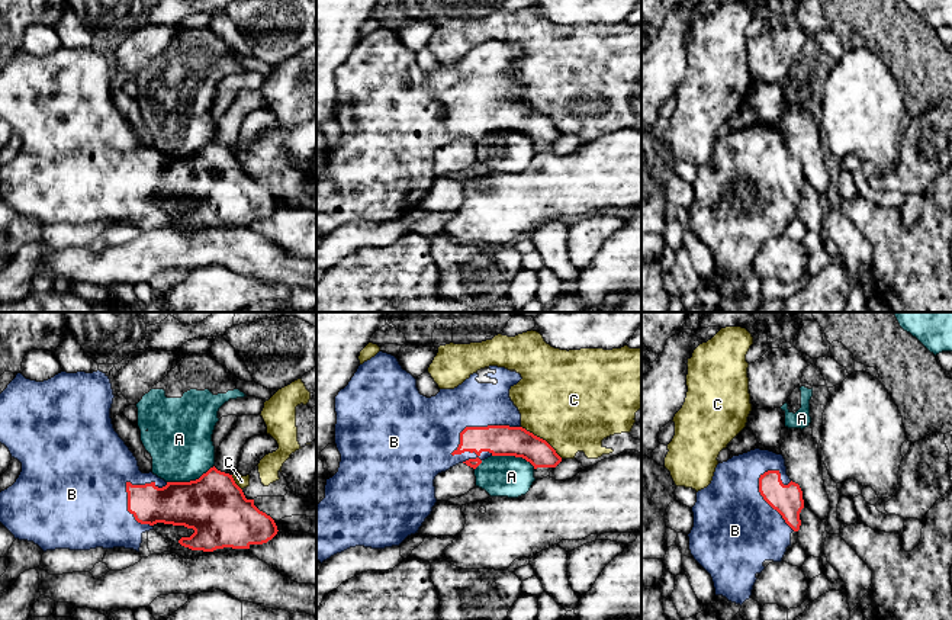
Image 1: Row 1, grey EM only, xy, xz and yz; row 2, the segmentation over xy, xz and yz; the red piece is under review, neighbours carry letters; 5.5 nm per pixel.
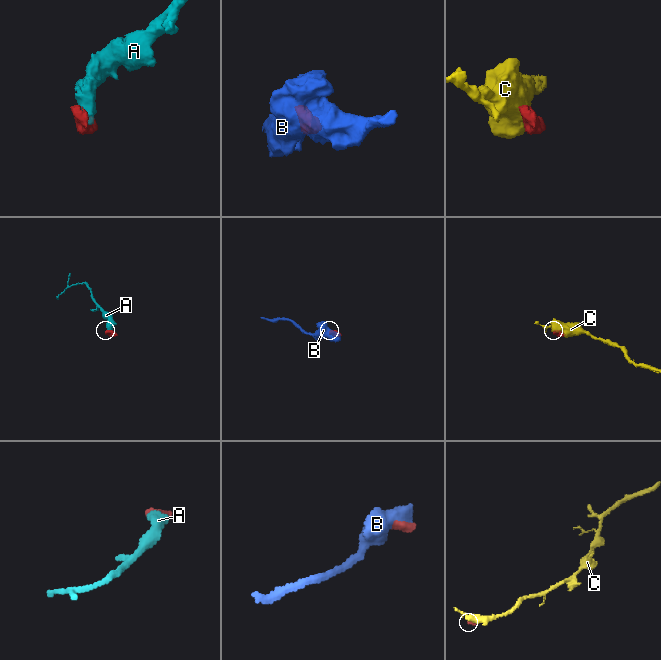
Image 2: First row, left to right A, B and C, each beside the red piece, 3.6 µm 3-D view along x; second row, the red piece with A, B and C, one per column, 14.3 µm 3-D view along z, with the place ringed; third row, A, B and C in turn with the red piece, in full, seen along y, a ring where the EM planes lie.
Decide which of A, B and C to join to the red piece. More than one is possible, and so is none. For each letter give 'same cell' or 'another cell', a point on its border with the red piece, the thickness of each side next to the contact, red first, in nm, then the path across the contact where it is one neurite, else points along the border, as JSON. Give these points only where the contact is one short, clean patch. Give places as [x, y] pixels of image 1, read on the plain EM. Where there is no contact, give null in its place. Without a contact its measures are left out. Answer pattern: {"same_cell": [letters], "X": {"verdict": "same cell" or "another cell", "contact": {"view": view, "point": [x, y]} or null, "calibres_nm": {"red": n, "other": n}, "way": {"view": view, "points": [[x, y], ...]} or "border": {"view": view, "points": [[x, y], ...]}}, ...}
{"same_cell": ["B"], "A": {"verdict": "another cell", "contact": {"view": "xy", "point": [190, 156]}, "calibres_nm": {"red": 360, "other": 360}, "border": {"view": "xy", "points": [[214, 141], [195, 154], [167, 157]]}}, "B": {"verdict": "same cell", "contact": {"view": "xz", "point": [479, 102]}, "calibres_nm": {"red": 180, "other": 300}}, "C": {"verdict": "another cell", "contact": {"view": "xz", "point": [542, 113]}, "calibres_nm": {"red": 180, "other": 500}, "border": {"view": "xz", "points": [[521, 100], [542, 112], [562, 132]]}}}

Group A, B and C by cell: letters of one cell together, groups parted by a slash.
A / B / C

